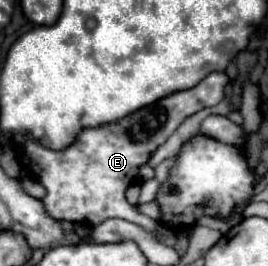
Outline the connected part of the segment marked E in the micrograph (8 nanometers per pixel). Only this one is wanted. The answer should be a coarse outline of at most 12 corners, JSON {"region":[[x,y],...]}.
{"region":[[208,74],[66,150],[24,142],[52,218],[146,230],[126,188],[168,136],[224,98]]}

